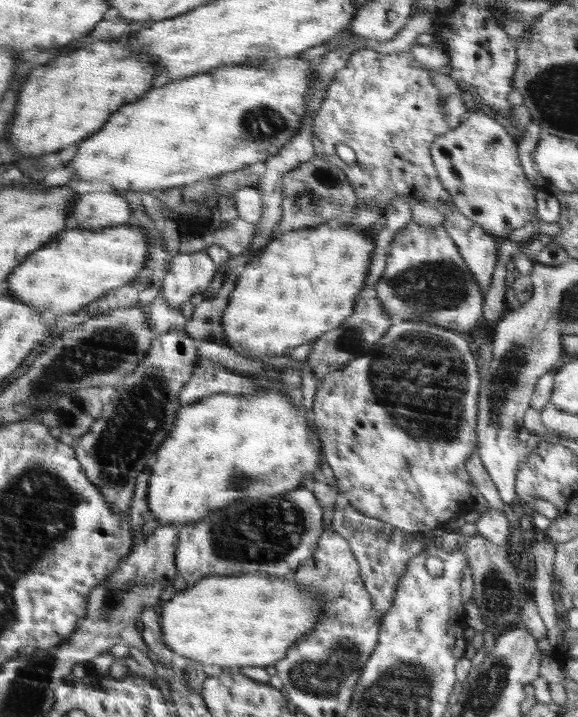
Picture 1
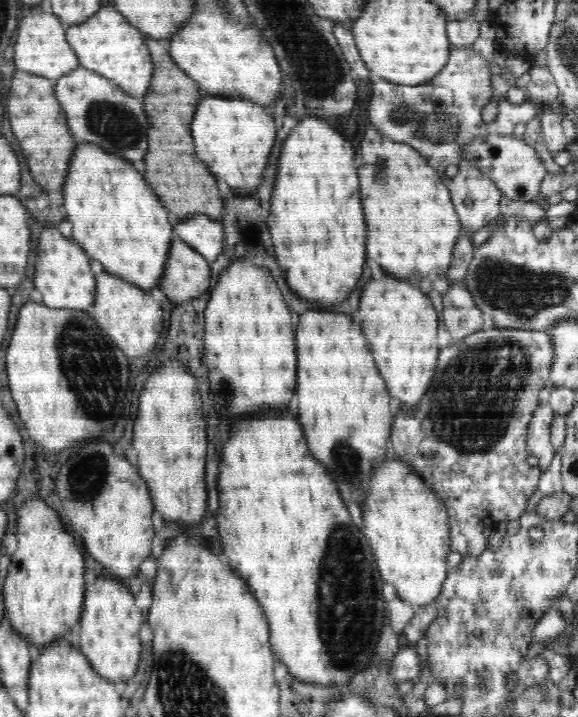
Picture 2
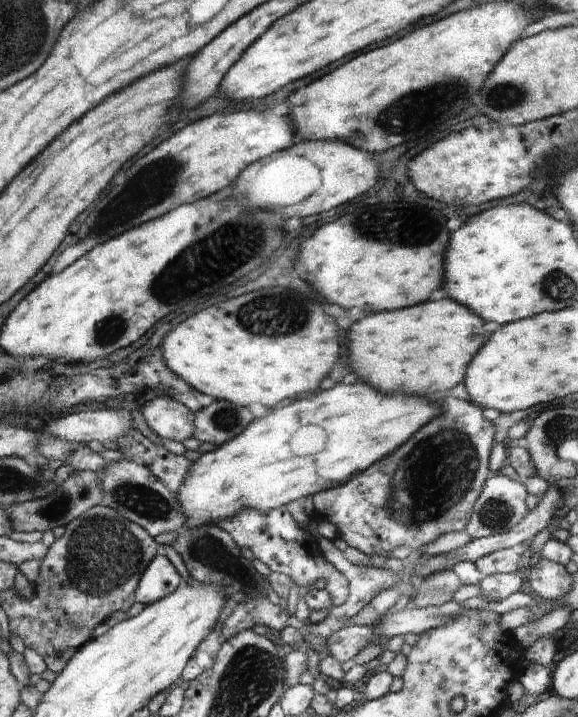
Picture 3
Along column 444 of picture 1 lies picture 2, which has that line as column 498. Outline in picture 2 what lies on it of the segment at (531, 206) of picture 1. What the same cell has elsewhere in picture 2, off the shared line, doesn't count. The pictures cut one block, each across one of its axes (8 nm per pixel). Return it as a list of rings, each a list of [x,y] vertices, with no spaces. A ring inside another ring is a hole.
[[[485,134],[484,136],[472,138],[471,141],[468,141],[468,146],[464,145],[463,159],[470,162],[470,167],[478,168],[480,175],[488,177],[500,190],[502,197],[514,202],[531,202],[541,199],[541,185],[542,180],[547,176],[547,169],[544,167],[542,159],[540,159],[540,155],[536,153],[533,147],[524,143],[523,139],[506,134]]]

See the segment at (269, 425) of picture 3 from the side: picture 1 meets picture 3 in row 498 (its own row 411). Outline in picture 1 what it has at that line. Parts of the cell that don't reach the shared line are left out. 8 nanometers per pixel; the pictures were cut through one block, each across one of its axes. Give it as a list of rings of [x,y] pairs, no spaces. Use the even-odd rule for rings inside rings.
[[[276,388],[260,389],[248,396],[212,394],[180,407],[170,434],[154,453],[150,464],[146,502],[153,514],[152,525],[194,524],[238,498],[280,496],[298,487],[311,490],[310,482],[320,470],[322,457],[321,440],[312,430],[317,433],[312,416],[298,415],[283,392]]]

